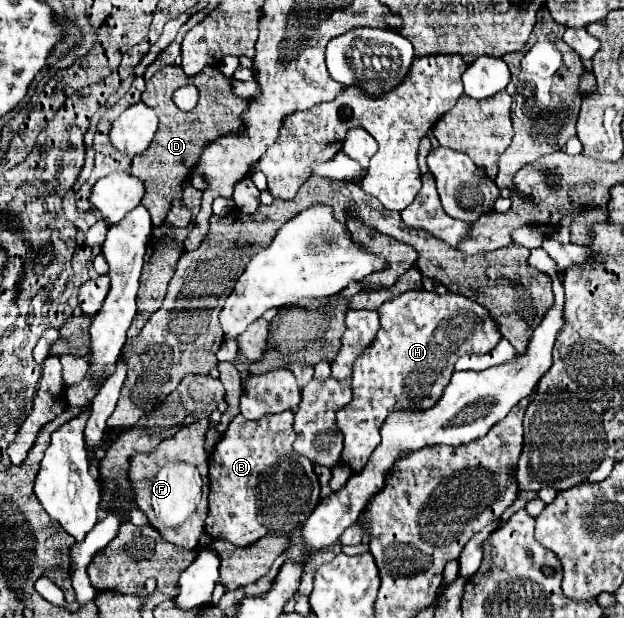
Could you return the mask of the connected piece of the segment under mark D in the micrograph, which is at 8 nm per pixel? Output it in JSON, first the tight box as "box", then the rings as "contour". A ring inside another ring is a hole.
{"box":[132,64,246,238],"contour":[[[170,64],[170,66],[160,68],[146,82],[146,90],[142,92],[142,102],[148,104],[150,108],[154,108],[160,122],[158,122],[158,132],[156,132],[150,148],[146,152],[142,152],[142,156],[136,156],[132,160],[132,174],[144,182],[142,204],[152,216],[156,238],[162,238],[170,226],[178,226],[178,228],[188,226],[190,212],[186,208],[182,208],[182,204],[180,204],[180,198],[182,198],[180,184],[188,178],[188,172],[190,172],[192,164],[198,160],[202,146],[210,140],[238,132],[238,128],[242,128],[240,114],[246,108],[246,98],[238,98],[232,94],[230,80],[232,78],[224,78],[218,72],[218,68],[204,68],[198,76],[186,76],[182,66]],[[186,84],[194,84],[200,92],[196,108],[192,108],[188,112],[180,110],[172,102],[174,90],[180,86],[186,86]]]}

